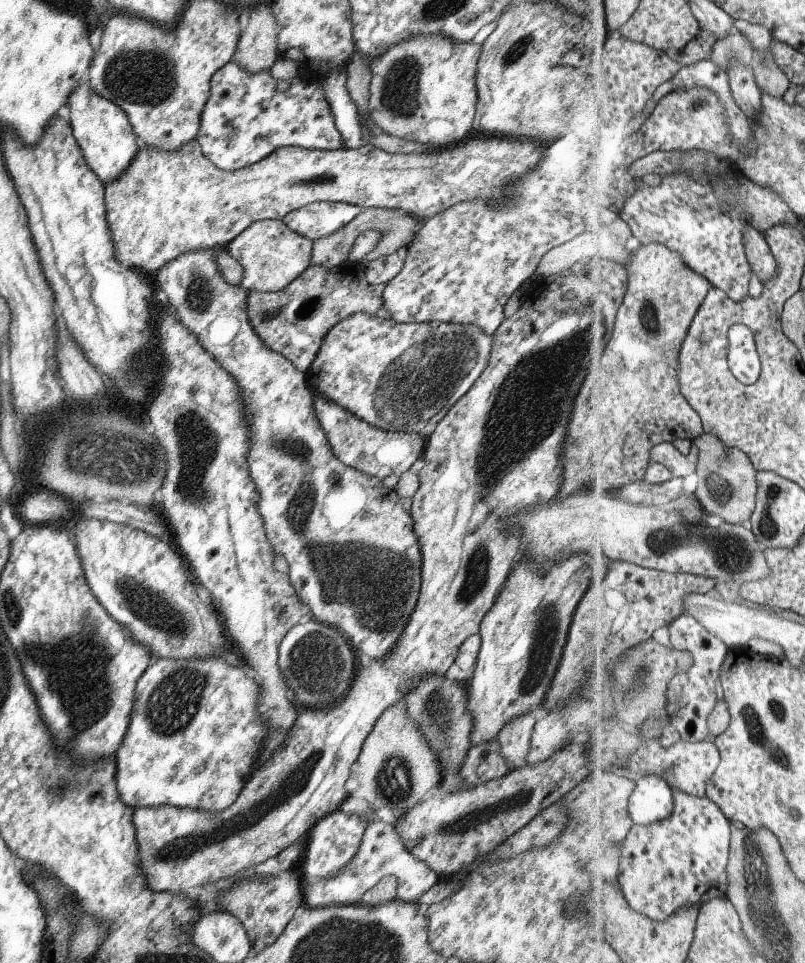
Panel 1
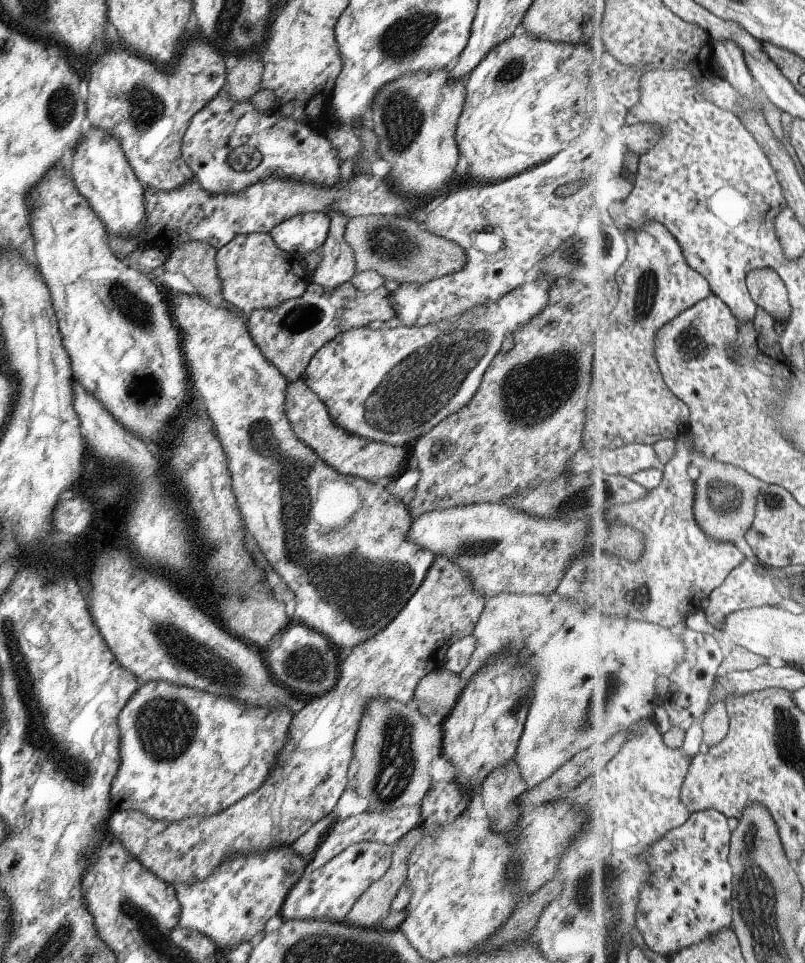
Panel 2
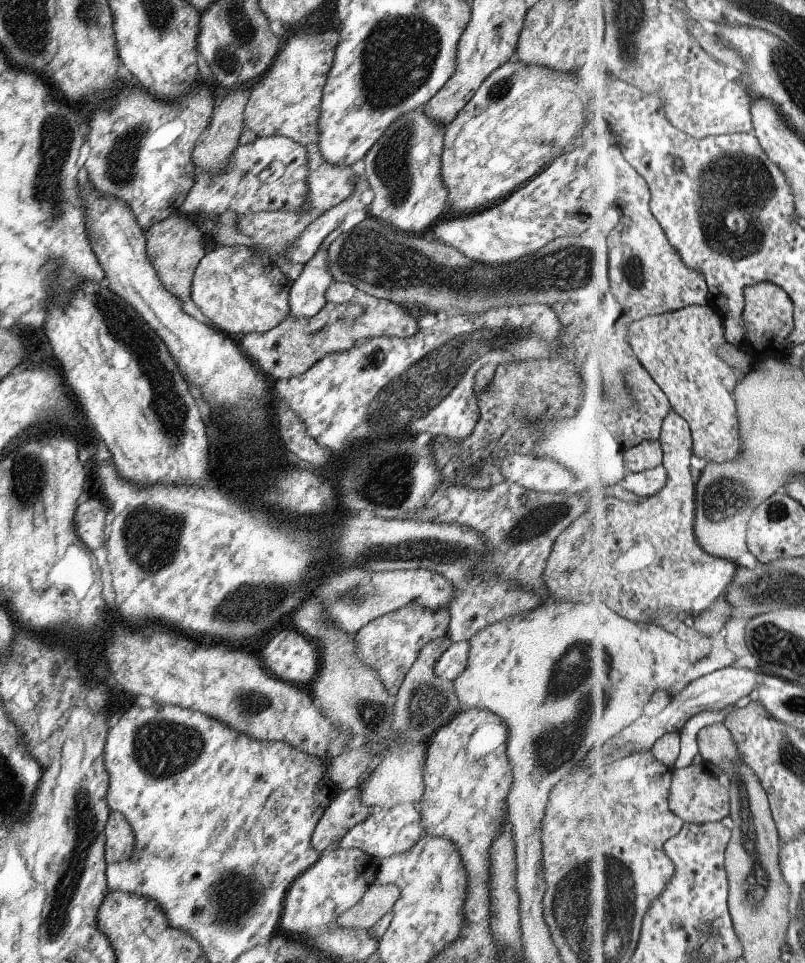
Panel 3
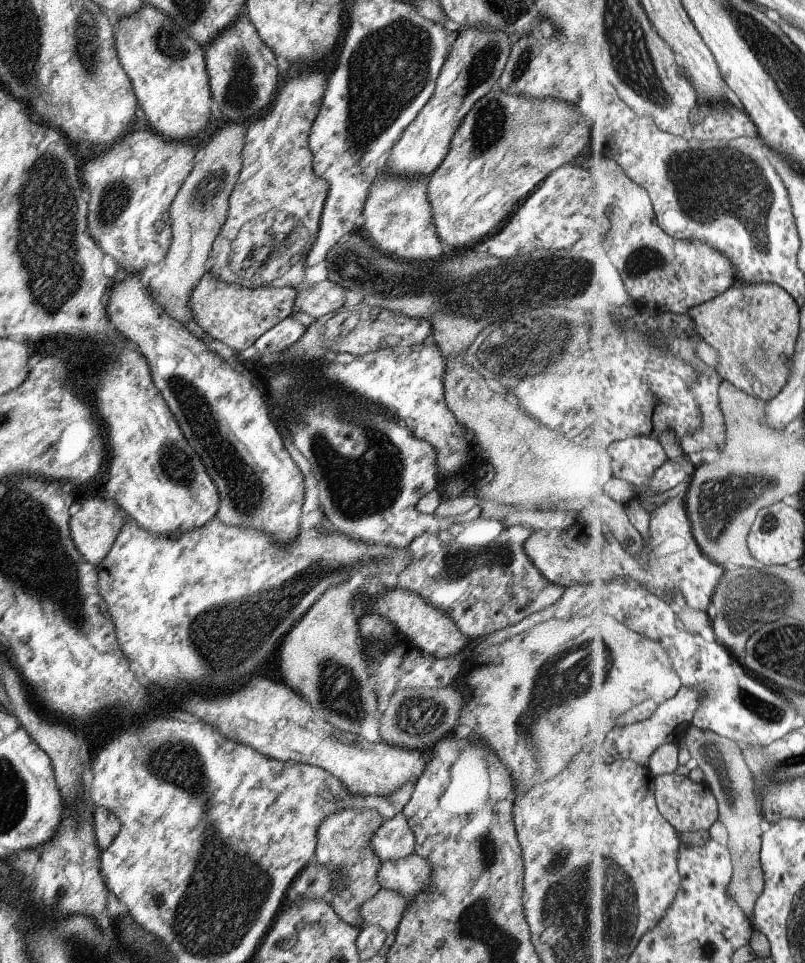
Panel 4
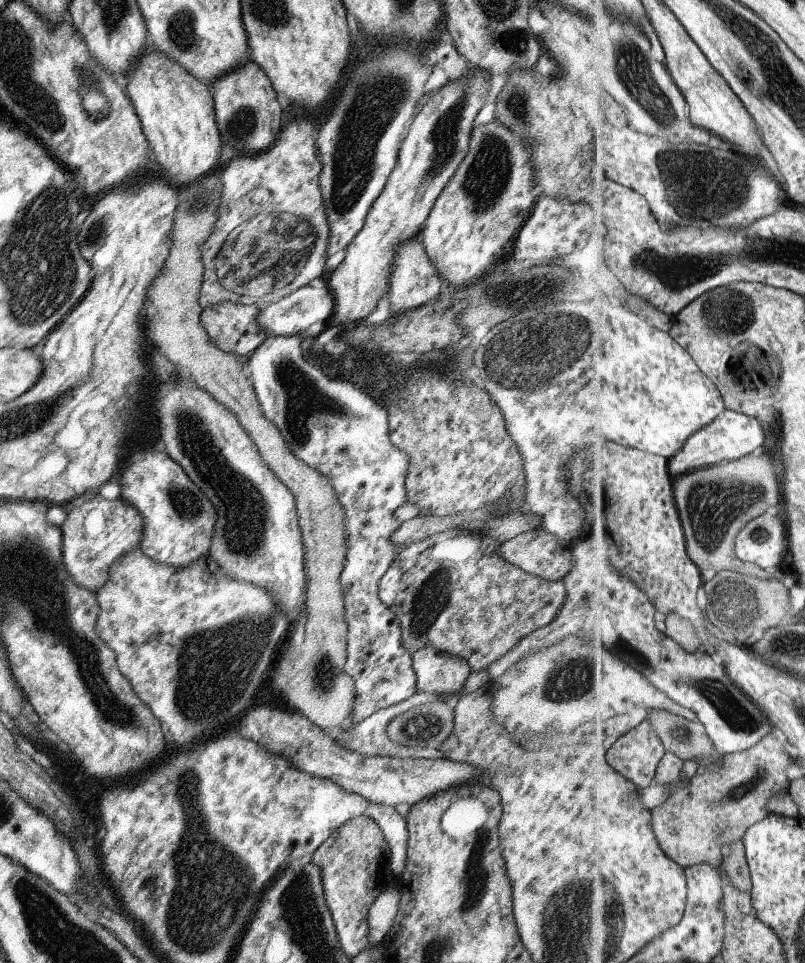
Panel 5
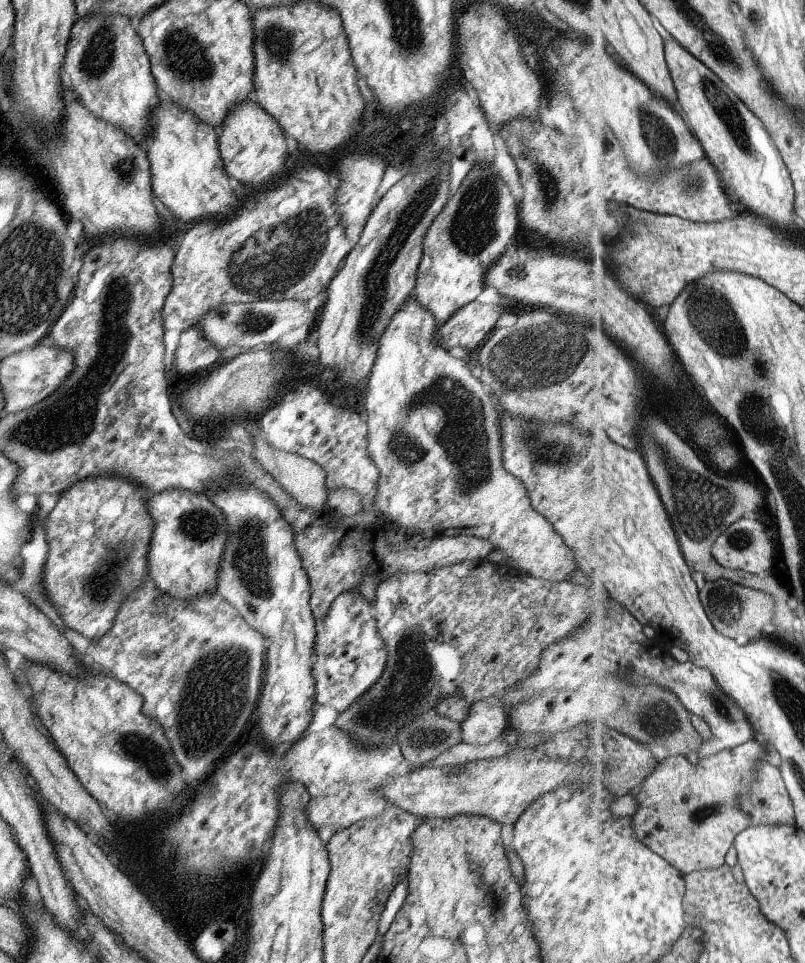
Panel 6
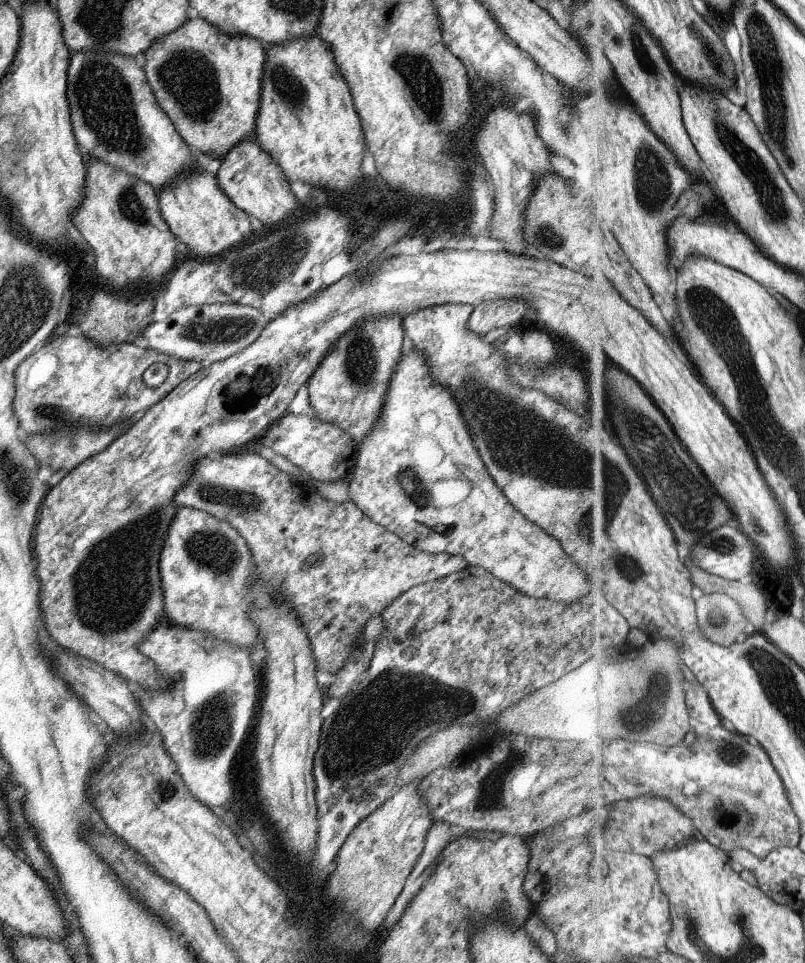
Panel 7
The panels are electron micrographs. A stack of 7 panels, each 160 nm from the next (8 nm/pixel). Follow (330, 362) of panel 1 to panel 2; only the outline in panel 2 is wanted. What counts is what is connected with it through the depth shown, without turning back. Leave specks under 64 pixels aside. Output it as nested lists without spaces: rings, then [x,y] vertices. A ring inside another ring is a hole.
[[[531,277],[494,303],[471,307],[453,319],[420,327],[395,326],[385,330],[372,330],[367,325],[351,326],[321,346],[309,359],[301,379],[325,404],[338,427],[367,440],[405,447],[471,400],[505,334],[512,336],[517,328],[528,323],[548,303],[548,292],[546,280]]]

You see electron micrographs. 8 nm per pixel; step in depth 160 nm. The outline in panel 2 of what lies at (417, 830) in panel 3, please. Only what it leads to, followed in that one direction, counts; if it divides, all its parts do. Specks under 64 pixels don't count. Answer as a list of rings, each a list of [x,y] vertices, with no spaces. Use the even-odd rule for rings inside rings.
[[[405,805],[391,811],[363,811],[362,813],[351,815],[345,819],[336,819],[324,834],[317,848],[312,852],[309,862],[305,865],[304,872],[313,872],[336,854],[344,851],[349,845],[361,841],[377,841],[393,846],[394,842],[403,836],[420,818],[419,807],[415,805]]]

